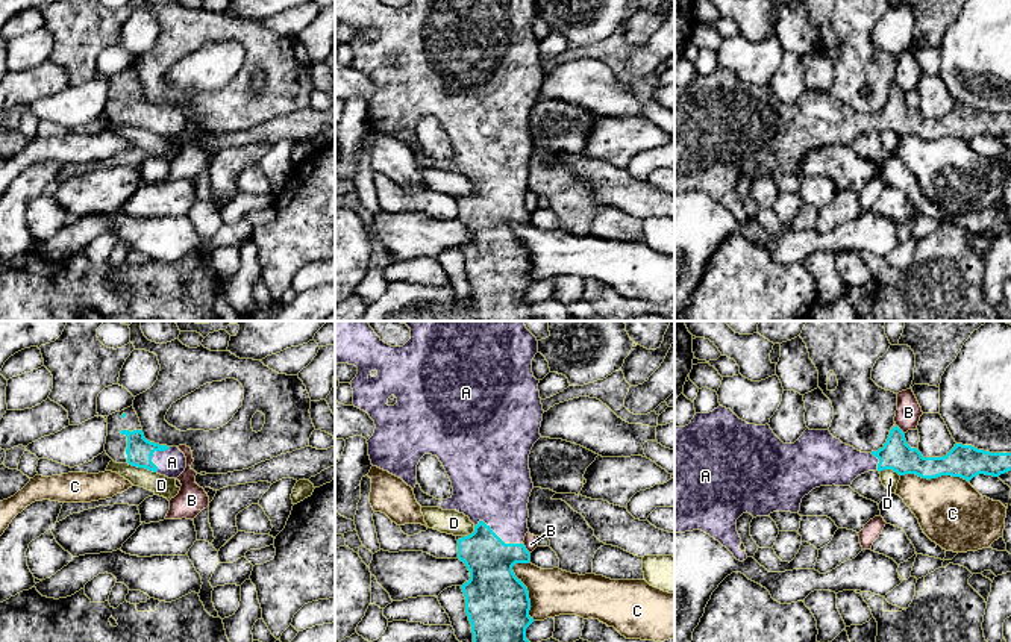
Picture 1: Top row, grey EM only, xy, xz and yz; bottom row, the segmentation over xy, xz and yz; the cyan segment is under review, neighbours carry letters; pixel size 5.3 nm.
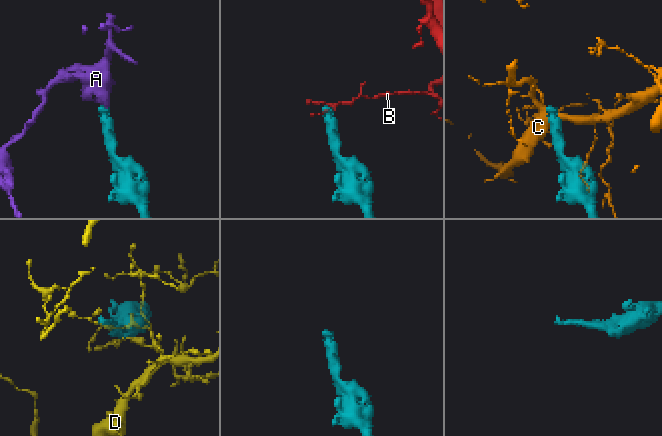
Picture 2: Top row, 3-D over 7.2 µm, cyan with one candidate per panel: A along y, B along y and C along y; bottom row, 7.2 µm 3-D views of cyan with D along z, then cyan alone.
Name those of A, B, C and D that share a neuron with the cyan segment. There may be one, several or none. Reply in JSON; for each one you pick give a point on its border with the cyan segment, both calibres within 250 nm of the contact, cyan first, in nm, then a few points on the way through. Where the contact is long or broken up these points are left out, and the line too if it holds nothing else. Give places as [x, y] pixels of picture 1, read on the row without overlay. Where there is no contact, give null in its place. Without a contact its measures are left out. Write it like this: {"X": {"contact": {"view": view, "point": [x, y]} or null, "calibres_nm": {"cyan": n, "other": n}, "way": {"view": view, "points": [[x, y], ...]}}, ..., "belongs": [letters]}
{"A": {"contact": {"view": "xz", "point": [497, 197]}, "calibres_nm": {"cyan": 260, "other": 360}, "way": {"view": "xz", "points": [[493, 244], [493, 209], [497, 197], [496, 150]]}}, "belongs": ["A"]}

